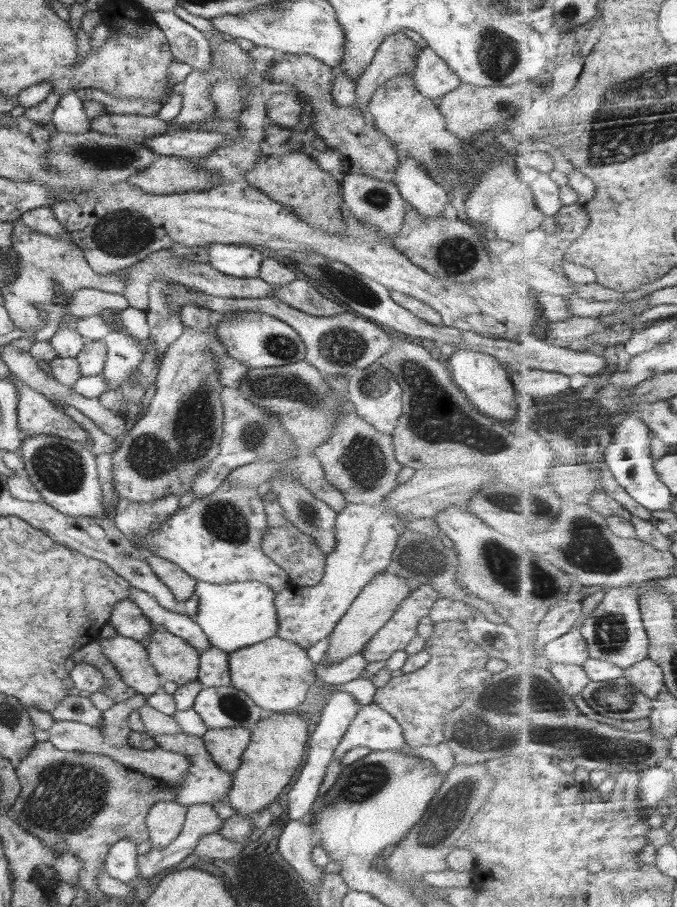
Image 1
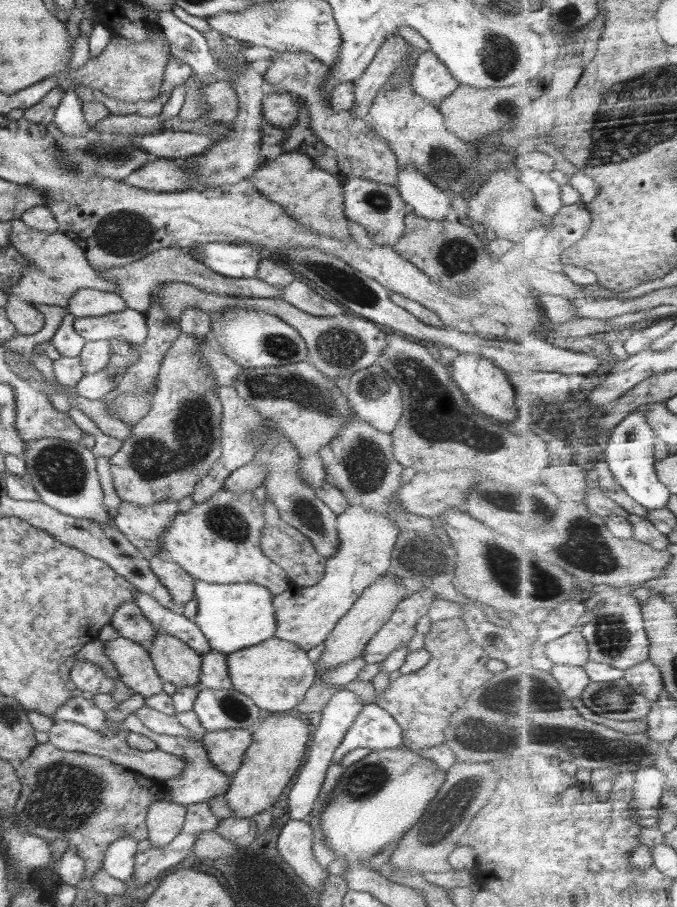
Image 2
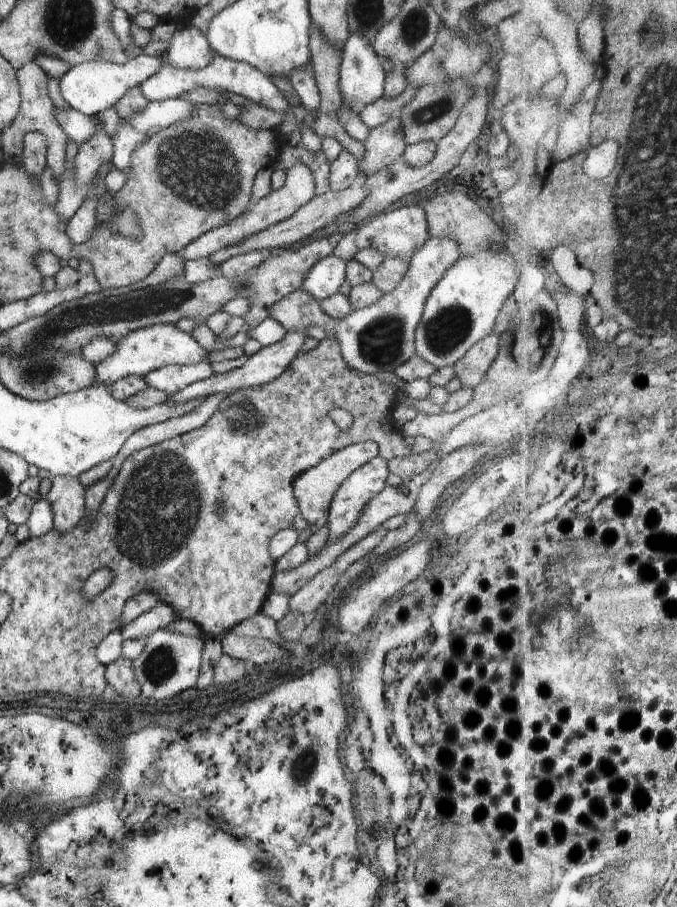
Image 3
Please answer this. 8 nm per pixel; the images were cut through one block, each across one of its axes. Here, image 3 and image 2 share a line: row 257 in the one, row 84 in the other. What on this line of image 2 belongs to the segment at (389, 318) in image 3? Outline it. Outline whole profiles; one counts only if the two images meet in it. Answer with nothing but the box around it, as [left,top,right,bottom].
[410,50,460,106]

